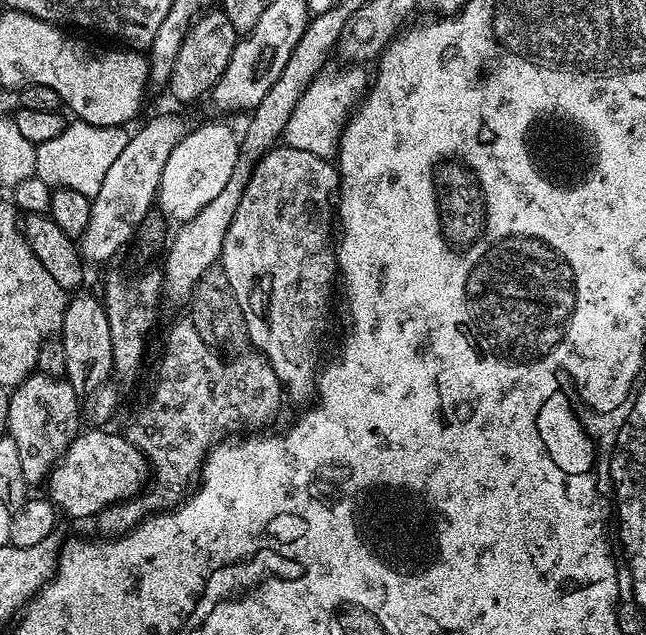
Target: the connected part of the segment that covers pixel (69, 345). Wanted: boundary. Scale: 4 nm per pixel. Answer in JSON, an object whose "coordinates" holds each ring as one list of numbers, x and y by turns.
{"coordinates":[[81,291,73,295,64,311,64,321,58,333,66,350,64,376,74,386,77,394,87,394,109,383,114,372,114,346,110,338,110,322,99,295]]}

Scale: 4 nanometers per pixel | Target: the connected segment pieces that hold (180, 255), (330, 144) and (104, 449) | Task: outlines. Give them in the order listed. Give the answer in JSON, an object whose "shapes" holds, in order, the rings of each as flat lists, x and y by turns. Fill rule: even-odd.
{"shapes":[[[227,184,210,202,210,206,202,206,194,218,183,221,176,232,176,237,172,240,172,245,168,248,168,258,162,267,162,292,165,297,172,300,187,301,196,288,198,278,212,268,220,259,222,242,226,238,226,230,230,230,230,222,234,218,234,210,238,210,240,192]],[[360,66,329,67,320,72,309,88,301,96,287,131,292,134,291,147,306,150,315,156,332,158,337,155,340,134,350,113,359,105,370,87,370,76]],[[84,430,73,438,62,458,52,468,46,481,47,499,61,513,76,520,95,518,107,504,129,500,145,487,150,476,147,458,135,448,127,435,108,430],[92,431,92,432,88,432]]]}

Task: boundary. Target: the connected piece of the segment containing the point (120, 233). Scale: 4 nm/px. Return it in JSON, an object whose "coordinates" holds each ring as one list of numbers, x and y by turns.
{"coordinates":[[160,114,150,119,136,134,129,137,125,149,118,154,113,165,106,170,106,175,99,187,98,194,94,196,90,212,90,221,86,230,78,238,80,255,89,263,104,262,116,255,139,231,139,227,153,211,161,184,162,171,165,170,166,161,174,146,178,144,186,131,186,125,176,116]]}

